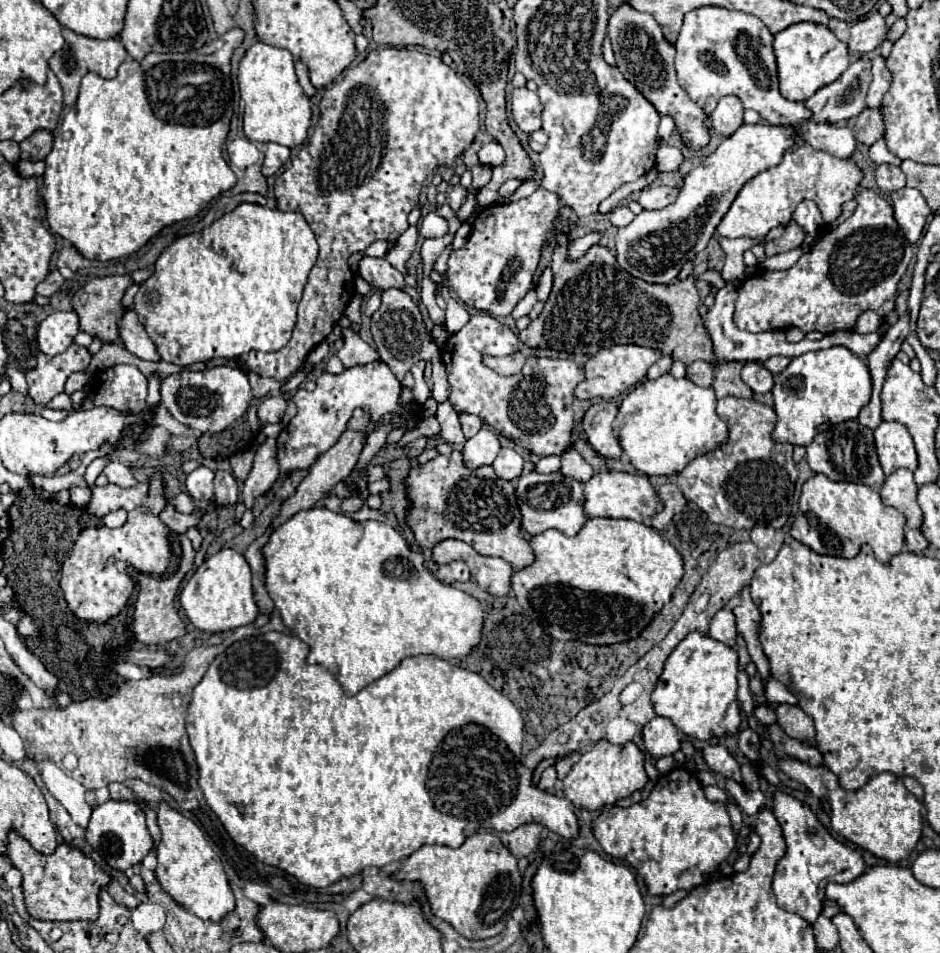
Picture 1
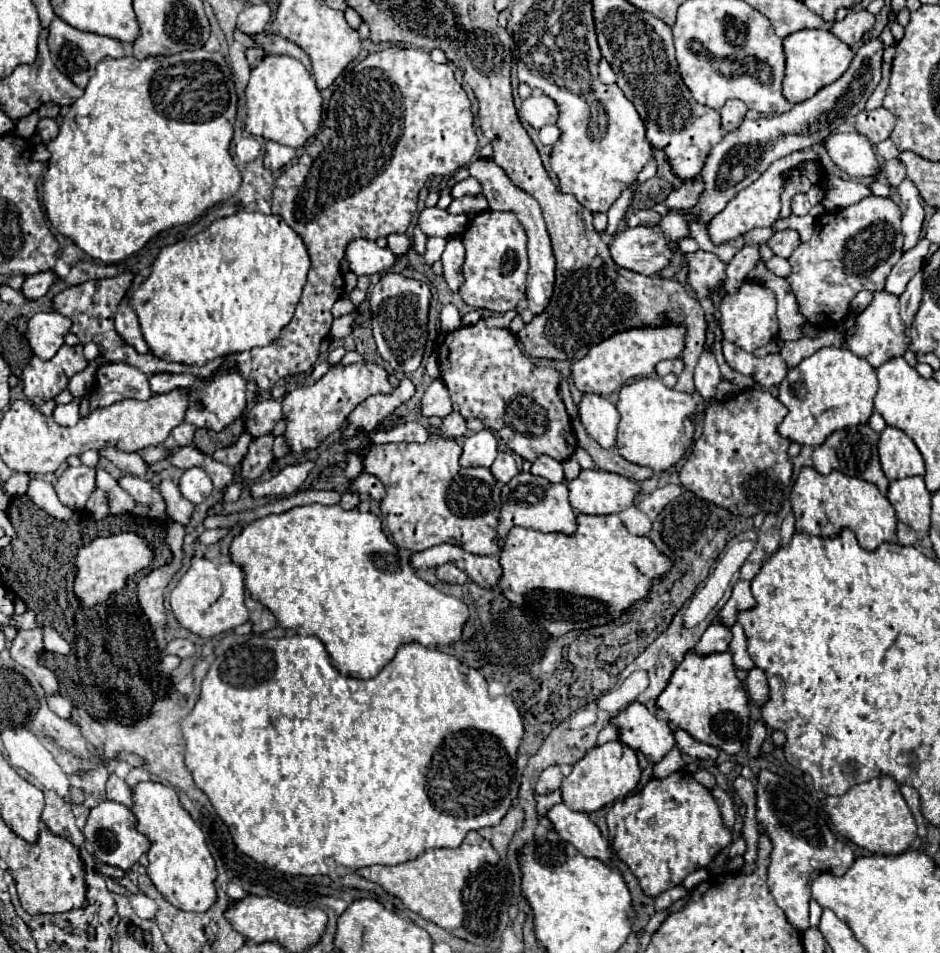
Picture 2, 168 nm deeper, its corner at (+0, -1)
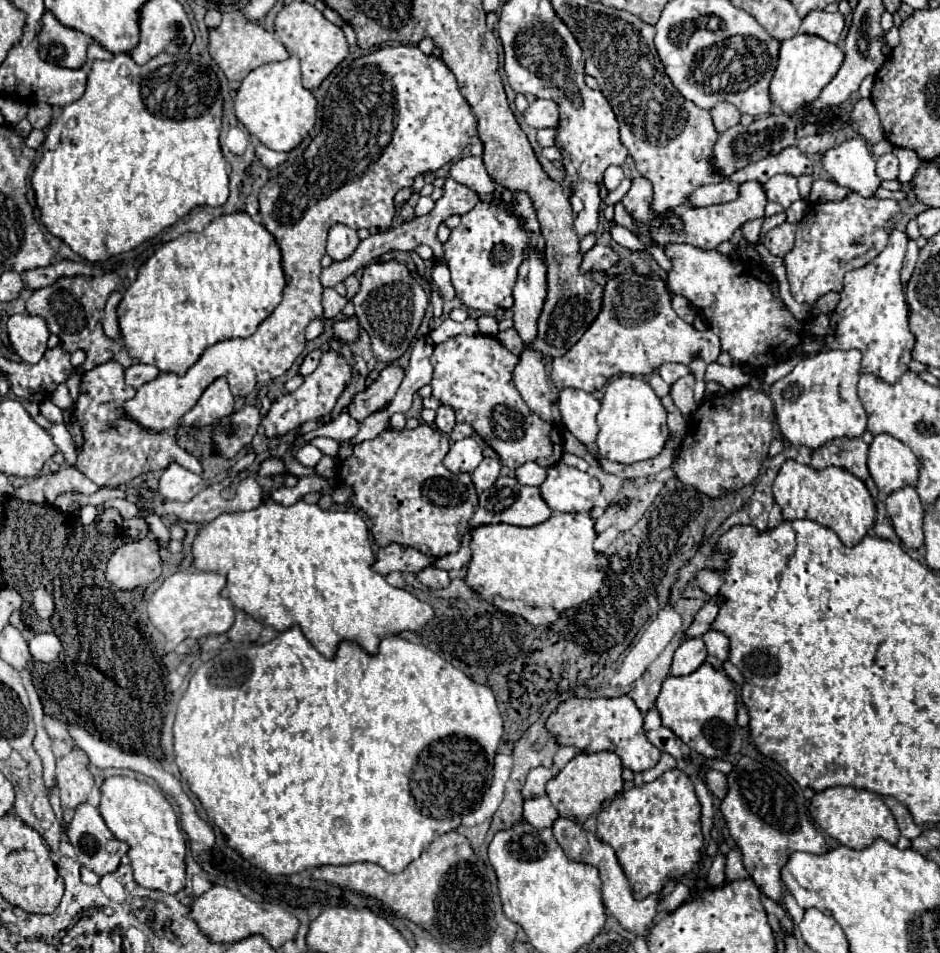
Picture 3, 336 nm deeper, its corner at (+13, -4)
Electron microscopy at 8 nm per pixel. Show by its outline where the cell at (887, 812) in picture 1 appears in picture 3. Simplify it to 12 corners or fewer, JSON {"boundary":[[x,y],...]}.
{"boundary":[[831,787],[809,805],[841,845],[895,845],[899,829],[877,793]]}

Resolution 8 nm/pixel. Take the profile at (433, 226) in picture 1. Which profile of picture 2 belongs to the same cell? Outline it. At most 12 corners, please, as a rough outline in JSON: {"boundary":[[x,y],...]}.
{"boundary":[[434,206],[420,212],[426,236],[454,238],[468,228],[466,214]]}

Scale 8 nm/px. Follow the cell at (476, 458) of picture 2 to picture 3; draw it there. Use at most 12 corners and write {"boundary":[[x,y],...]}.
{"boundary":[[475,437],[455,441],[443,459],[453,473],[473,473],[481,463]]}

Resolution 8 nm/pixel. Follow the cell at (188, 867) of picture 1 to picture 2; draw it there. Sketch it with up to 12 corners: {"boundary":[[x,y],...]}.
{"boundary":[[138,782],[146,872],[180,910],[216,900],[214,860],[176,790]]}

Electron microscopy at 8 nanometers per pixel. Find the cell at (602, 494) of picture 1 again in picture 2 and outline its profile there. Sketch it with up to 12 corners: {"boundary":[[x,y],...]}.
{"boundary":[[582,470],[566,486],[582,514],[618,514],[640,492],[634,480]]}

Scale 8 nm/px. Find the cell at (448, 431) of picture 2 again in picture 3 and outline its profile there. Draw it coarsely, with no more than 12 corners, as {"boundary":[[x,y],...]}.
{"boundary":[[441,405],[437,409],[435,427],[451,433],[455,427],[453,409]]}

